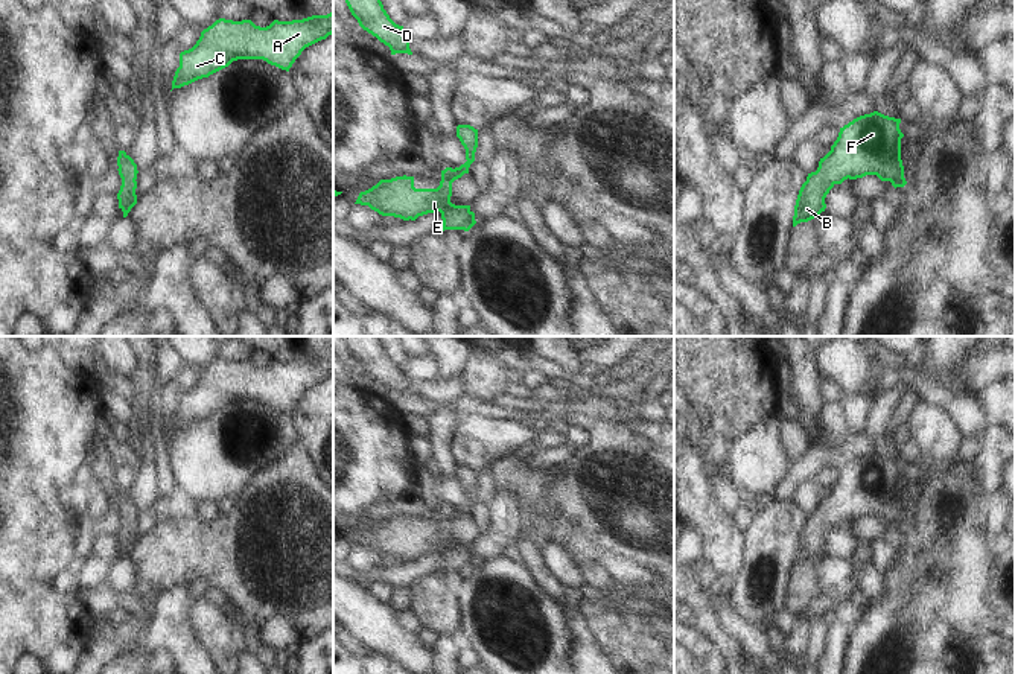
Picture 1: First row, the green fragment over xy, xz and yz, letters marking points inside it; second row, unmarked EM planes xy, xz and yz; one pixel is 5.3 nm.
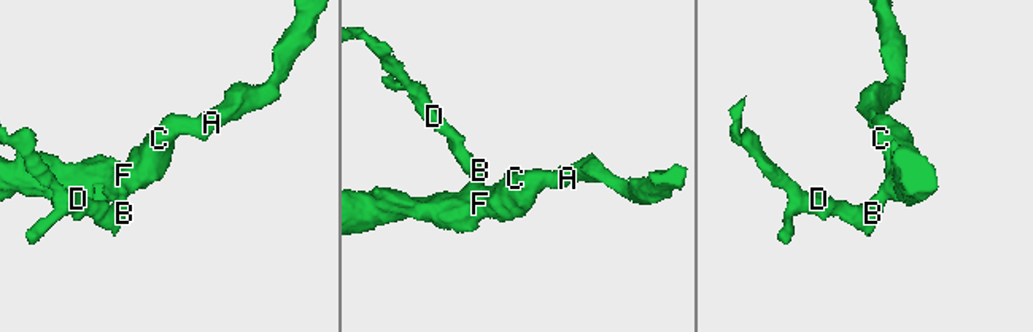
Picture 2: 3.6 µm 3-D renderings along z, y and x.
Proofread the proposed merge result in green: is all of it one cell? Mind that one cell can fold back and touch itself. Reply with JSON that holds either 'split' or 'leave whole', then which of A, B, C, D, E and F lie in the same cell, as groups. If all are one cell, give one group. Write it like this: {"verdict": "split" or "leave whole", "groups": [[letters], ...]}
{"verdict": "leave whole", "groups": [["A", "B", "C", "D", "E", "F"]]}

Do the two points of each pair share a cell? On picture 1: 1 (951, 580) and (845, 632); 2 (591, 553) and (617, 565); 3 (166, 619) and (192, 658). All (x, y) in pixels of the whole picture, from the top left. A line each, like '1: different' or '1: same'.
1: different
2: same
3: same

